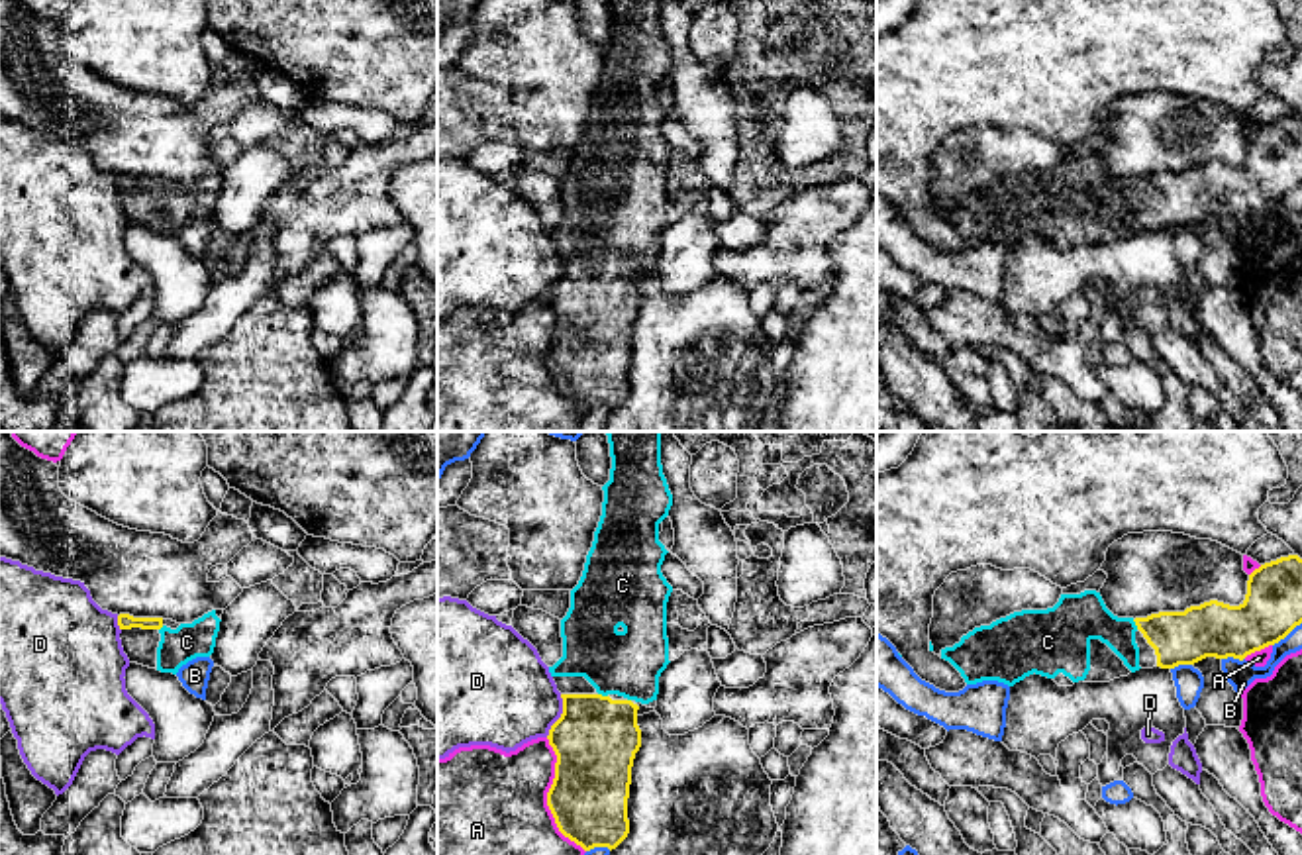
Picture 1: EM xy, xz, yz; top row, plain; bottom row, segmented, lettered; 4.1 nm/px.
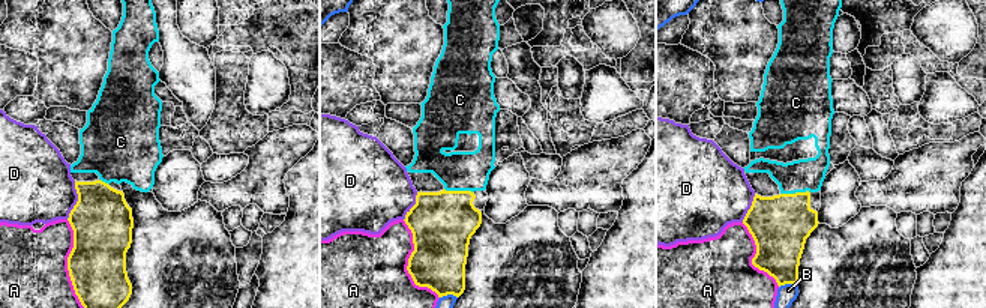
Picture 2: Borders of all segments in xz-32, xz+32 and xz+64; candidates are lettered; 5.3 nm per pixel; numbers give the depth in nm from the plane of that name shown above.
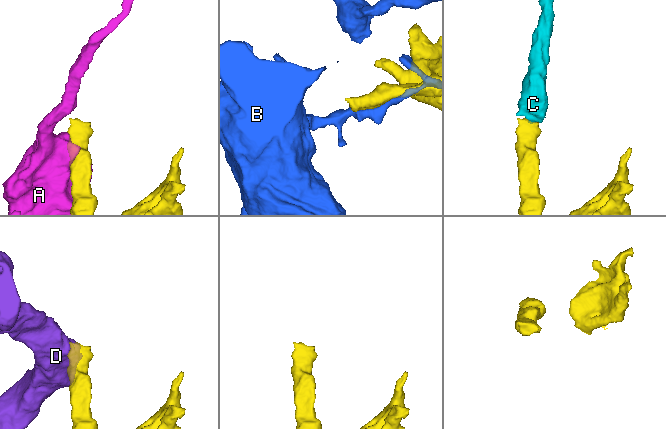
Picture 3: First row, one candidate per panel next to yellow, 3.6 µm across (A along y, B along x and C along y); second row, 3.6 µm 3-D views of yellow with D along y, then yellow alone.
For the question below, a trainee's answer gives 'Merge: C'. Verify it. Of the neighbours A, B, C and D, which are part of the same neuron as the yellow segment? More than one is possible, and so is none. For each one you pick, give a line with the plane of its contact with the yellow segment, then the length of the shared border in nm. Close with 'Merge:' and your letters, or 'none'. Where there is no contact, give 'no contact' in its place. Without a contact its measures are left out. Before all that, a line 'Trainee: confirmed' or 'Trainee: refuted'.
Trainee: confirmed
C: meets yellow in xz; contact 40 nm long
Merge: C

